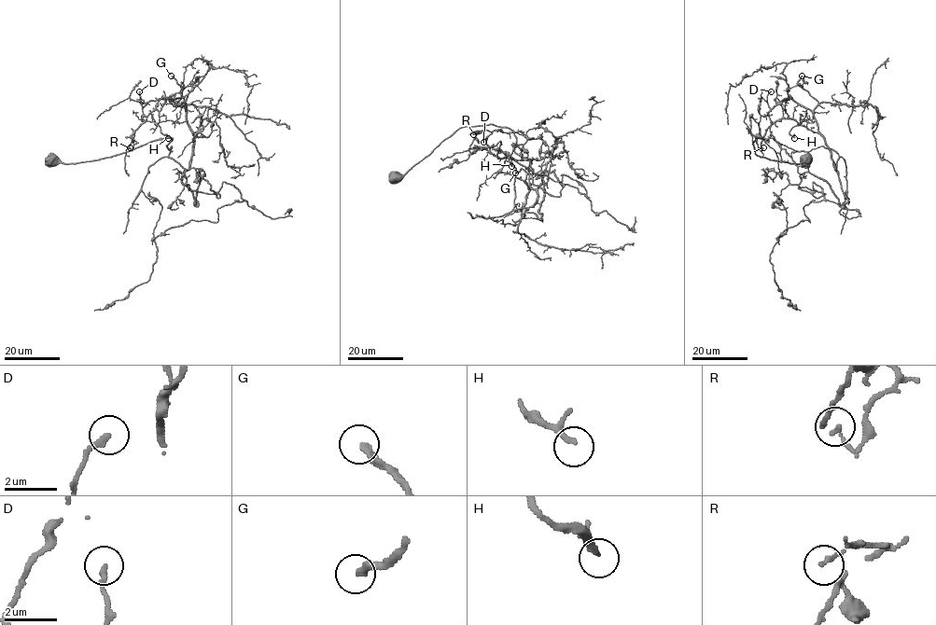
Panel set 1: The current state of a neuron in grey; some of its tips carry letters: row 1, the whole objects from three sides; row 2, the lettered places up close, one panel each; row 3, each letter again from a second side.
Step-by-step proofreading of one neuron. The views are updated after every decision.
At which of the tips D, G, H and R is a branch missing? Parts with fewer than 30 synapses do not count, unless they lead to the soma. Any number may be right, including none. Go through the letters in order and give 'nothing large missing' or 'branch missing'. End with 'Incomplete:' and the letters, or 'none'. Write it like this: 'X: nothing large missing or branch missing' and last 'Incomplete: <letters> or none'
D: nothing large missing
G: branch missing
H: nothing large missing
R: nothing large missing
Incomplete: G

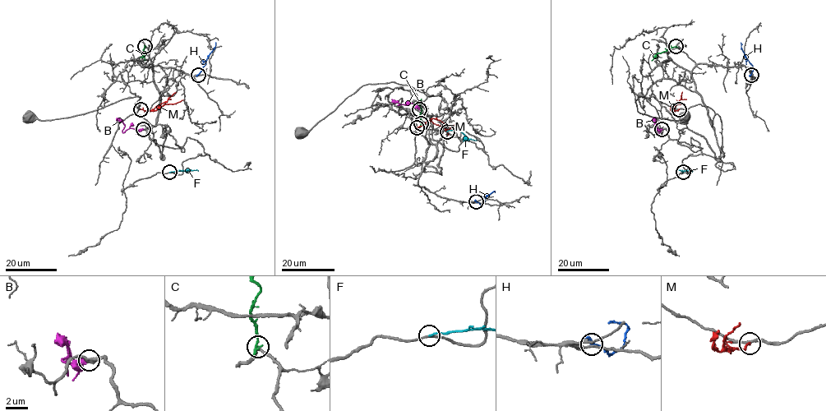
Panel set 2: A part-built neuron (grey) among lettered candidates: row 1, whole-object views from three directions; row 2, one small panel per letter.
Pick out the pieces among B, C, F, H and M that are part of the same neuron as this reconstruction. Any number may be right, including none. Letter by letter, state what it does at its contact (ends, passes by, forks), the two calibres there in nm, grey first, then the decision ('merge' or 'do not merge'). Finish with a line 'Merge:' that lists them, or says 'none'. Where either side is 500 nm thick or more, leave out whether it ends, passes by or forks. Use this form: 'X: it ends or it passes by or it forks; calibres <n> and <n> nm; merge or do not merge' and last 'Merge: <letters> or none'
B: it ends; calibres 300 and 480 nm; merge
C: it ends; calibres 240 and 280 nm; do not merge
F: it ends; calibres 200 and 170 nm; do not merge
H: it ends; calibres 260 and 460 nm; do not merge
M: it ends; calibres 240 and 180 nm; do not merge
Merge: B

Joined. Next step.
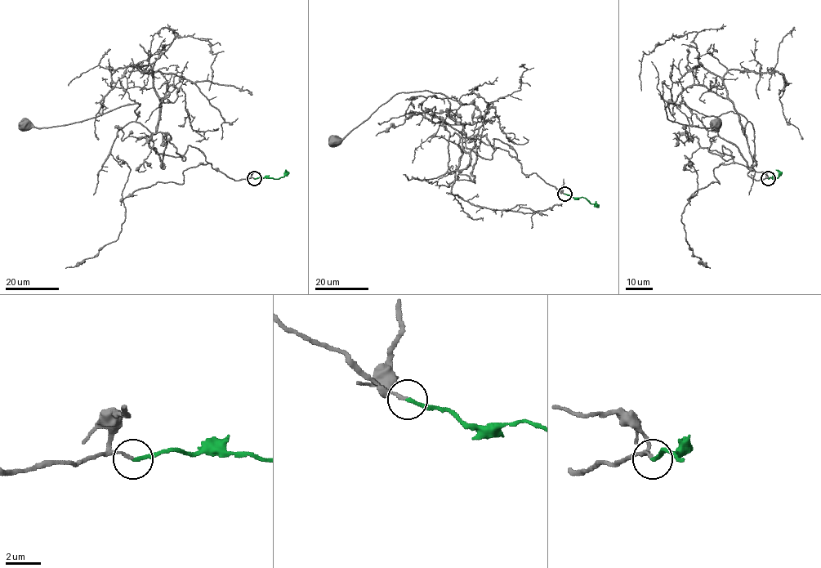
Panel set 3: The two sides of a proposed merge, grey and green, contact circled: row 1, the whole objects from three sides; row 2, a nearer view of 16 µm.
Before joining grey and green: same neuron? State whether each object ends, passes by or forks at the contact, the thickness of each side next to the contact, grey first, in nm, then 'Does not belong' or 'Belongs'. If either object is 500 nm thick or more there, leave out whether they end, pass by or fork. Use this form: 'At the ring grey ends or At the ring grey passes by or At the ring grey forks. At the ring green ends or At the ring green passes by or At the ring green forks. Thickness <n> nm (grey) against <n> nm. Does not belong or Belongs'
At the ring grey ends. At the ring green ends. Thickness 150 nm (grey) against 200 nm. Belongs

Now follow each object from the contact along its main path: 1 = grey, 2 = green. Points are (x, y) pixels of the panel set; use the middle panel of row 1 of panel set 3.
1: (564, 194), (486, 134), (474, 138), (472, 181), (446, 172), (450, 105), (426, 90), (396, 93), (335, 140)
2: (564, 194), (575, 198), (584, 197), (591, 203), (595, 204), (595, 201)

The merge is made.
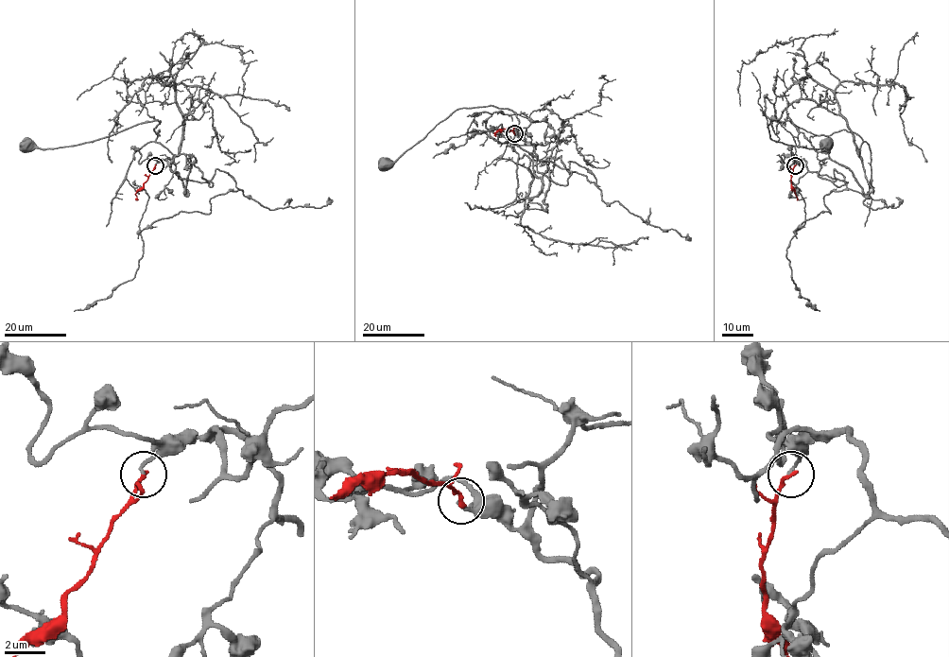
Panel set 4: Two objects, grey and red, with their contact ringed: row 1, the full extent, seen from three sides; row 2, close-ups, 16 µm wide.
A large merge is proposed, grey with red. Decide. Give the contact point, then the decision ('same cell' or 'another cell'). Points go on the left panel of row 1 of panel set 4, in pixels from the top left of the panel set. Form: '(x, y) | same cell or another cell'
(155, 165) | another cell

